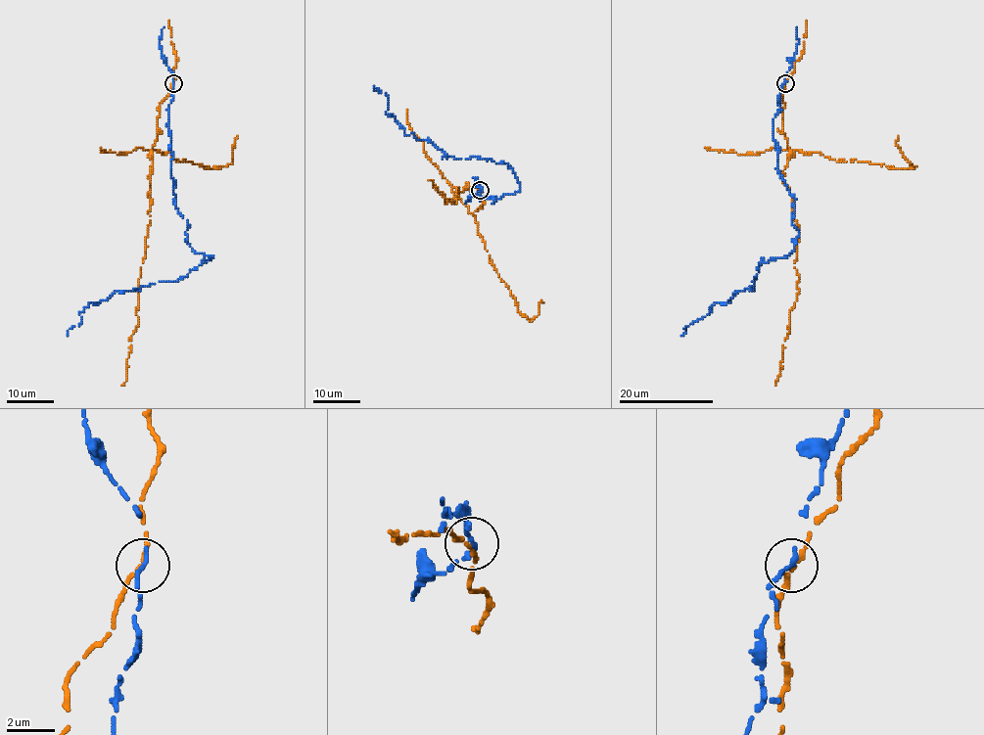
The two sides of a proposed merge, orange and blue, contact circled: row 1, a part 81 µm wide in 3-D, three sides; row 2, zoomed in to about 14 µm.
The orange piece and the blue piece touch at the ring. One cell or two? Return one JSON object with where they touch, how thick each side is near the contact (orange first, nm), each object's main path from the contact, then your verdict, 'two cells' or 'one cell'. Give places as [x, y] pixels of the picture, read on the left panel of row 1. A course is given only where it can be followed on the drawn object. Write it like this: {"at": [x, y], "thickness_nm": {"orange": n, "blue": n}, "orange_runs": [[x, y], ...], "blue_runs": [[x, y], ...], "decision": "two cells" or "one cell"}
{"at": [173, 83], "thickness_nm": {"orange": 190, "blue": 240}, "orange_runs": [[172, 83], [159, 106], [149, 176], [150, 221], [137, 282], [138, 323], [130, 338], [122, 386]], "blue_runs": [[174, 83], [168, 125], [174, 204], [188, 222], [187, 243], [212, 257], [174, 282], [89, 303], [68, 335]], "decision": "two cells"}

